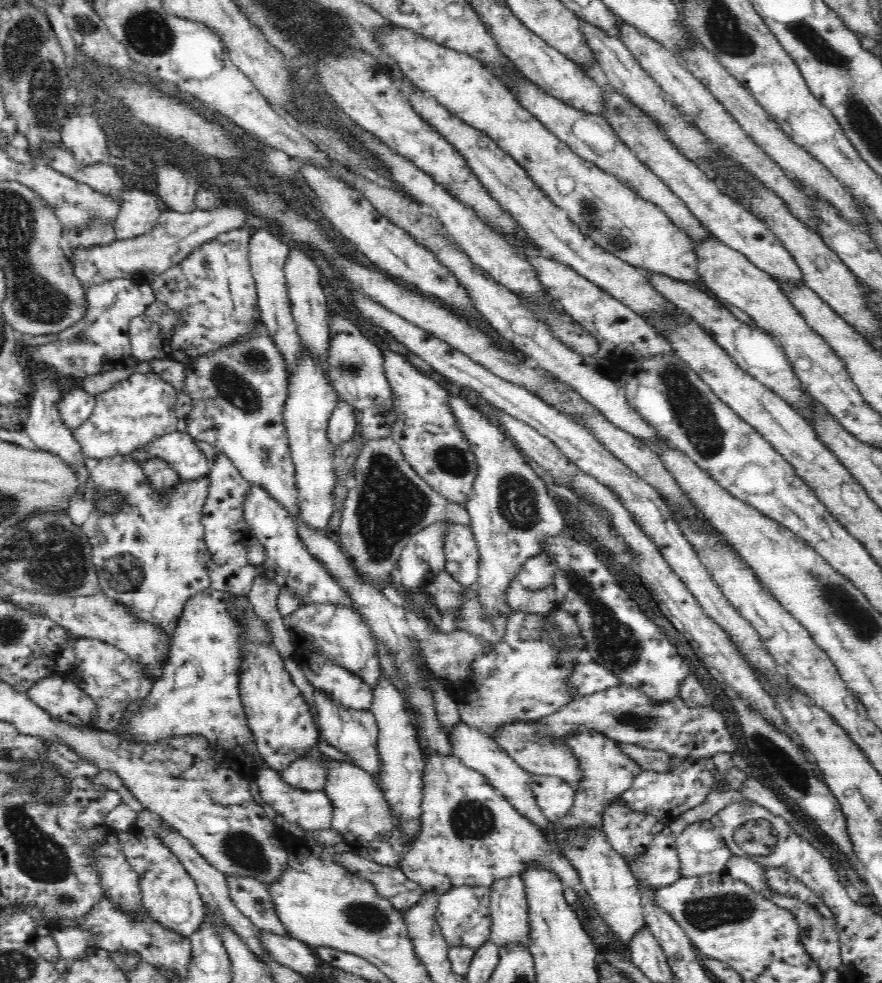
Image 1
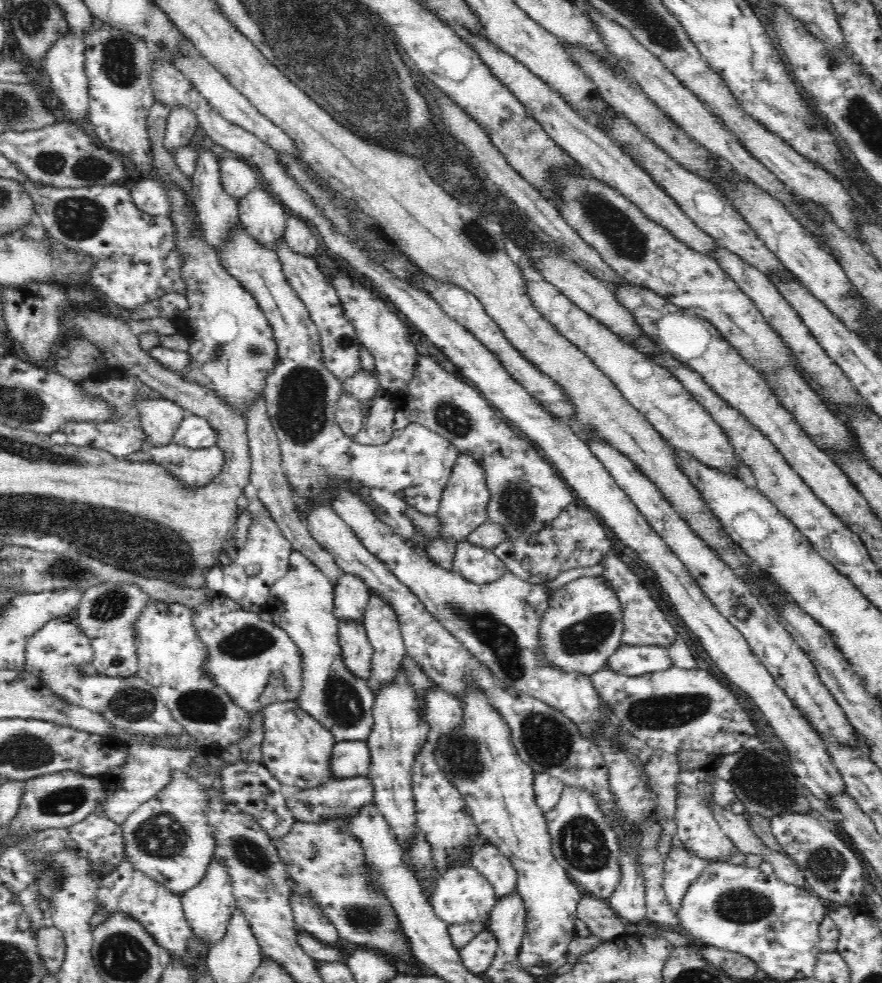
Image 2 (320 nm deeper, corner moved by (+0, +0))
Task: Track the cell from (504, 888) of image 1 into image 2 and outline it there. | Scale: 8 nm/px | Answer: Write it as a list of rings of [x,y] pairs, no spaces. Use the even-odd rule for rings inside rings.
[[[485,841],[480,848],[473,850],[470,859],[470,866],[488,879],[498,899],[517,888],[517,872],[512,861],[491,842]]]

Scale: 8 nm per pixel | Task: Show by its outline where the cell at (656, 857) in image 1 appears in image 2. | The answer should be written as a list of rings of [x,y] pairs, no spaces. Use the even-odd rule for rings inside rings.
[[[674,847],[664,860],[663,890],[674,912],[680,910],[688,888],[714,861]]]

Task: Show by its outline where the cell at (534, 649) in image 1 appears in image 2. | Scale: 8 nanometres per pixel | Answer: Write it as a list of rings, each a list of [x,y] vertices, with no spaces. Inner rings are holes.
[[[584,576],[560,586],[549,596],[549,607],[540,625],[541,648],[545,660],[566,672],[583,672],[588,676],[602,670],[608,659],[623,644],[624,619],[620,599],[605,576]]]

